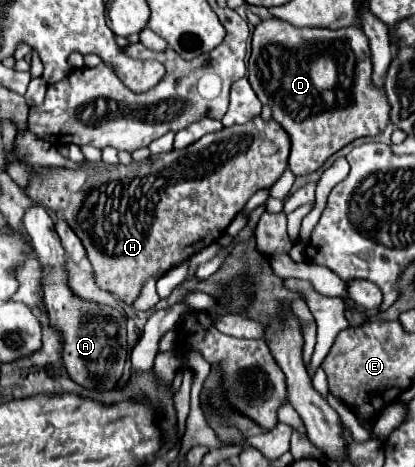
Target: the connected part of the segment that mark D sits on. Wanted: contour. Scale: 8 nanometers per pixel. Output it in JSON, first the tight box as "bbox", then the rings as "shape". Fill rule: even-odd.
{"bbox":[249,18,389,176],"shape":[[[279,18],[261,20],[253,32],[253,54],[249,58],[249,82],[261,104],[273,110],[273,120],[285,128],[291,138],[289,168],[295,176],[311,174],[329,156],[361,136],[377,136],[389,124],[389,102],[385,92],[373,84],[373,62],[369,40],[361,24],[339,30],[297,28]]]}

